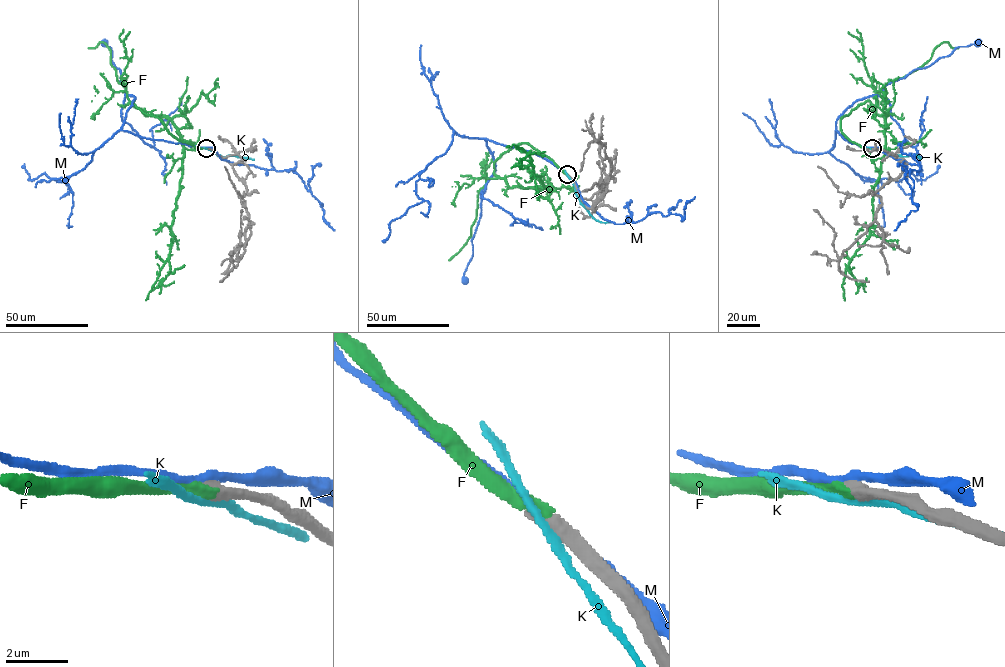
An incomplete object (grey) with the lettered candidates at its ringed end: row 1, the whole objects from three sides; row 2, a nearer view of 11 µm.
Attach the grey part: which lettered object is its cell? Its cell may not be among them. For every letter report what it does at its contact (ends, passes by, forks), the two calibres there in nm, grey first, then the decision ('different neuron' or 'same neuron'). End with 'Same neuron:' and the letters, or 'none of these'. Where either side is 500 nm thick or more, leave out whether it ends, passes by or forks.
F: 500/400 nm | same neuron
K: 600/240 nm | different neuron
M: 550/240 nm | different neuron
Same neuron: F

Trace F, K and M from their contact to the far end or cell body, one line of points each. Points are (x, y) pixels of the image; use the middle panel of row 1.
F: (567, 174), (521, 143), (494, 163), (494, 173), (510, 187), (544, 187), (532, 174), (530, 157), (506, 147)
K: (568, 175), (588, 212), (601, 222), (614, 222)
M: (567, 175), (532, 152), (482, 138), (495, 171), (480, 193), (481, 216), (465, 281)

